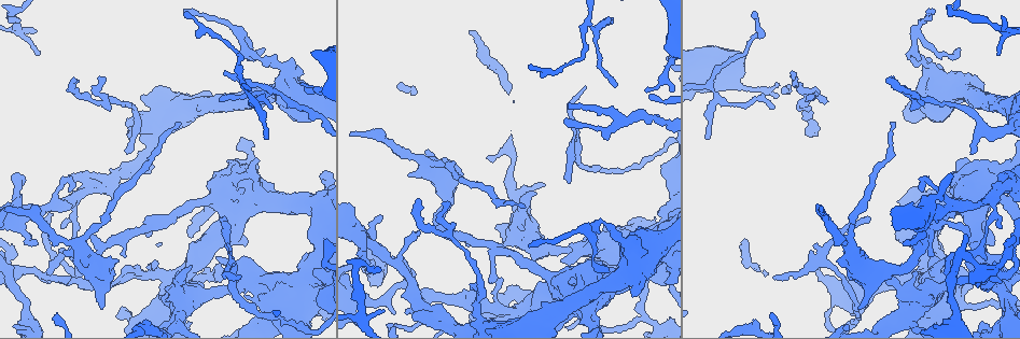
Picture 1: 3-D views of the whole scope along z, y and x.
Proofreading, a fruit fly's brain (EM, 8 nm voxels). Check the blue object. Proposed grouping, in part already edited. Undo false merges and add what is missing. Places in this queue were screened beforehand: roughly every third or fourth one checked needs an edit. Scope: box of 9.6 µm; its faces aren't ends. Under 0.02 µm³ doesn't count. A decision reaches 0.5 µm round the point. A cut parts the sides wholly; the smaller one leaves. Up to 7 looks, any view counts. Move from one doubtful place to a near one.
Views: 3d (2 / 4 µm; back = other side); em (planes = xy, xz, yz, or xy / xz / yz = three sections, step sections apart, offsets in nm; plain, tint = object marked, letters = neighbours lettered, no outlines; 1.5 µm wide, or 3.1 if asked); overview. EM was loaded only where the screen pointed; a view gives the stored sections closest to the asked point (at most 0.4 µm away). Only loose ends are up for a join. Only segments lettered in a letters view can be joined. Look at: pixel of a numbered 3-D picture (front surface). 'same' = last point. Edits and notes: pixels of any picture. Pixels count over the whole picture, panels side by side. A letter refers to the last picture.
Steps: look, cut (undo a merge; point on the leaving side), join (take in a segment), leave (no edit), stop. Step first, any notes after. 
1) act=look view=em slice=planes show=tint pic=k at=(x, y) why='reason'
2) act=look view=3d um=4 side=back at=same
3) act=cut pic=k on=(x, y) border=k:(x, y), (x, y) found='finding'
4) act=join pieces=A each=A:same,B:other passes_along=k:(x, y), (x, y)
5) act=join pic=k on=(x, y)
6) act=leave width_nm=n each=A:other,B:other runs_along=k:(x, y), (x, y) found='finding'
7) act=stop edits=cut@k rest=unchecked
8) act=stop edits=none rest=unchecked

act=look view=em slice=planes show=letters pic=1 at=(253, 180) why='thick end'

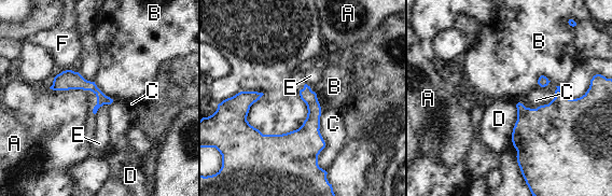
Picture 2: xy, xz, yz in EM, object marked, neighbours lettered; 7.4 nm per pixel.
act=leave each=A:other,B:other,C:other,D:other,E:other,F:other border=2:(551, 81), (541, 75), (537, 83) found='none of them fits'

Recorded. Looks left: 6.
act=look view=em slice=yz step=8 show=letters pic=1 at=(795, 74)

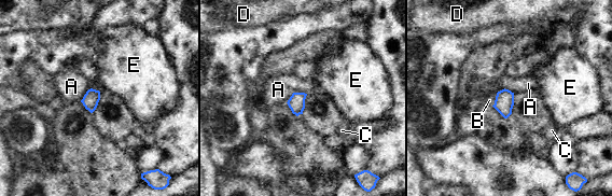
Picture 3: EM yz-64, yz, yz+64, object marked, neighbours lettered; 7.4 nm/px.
act=look view=em slice=planes show=letters at=same

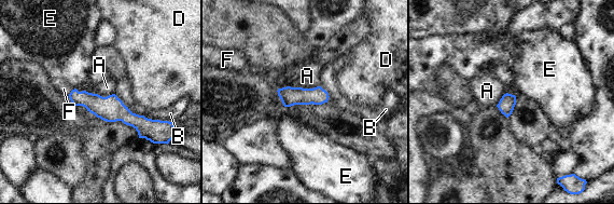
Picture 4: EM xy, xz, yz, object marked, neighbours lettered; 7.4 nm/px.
act=join pieces=F width_nm=120 each=A:other,B:other,D:other,E:other,F:same found='it goes on there'

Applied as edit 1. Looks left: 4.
act=look view=em slice=planes show=letters pic=1 at=(753, 13)

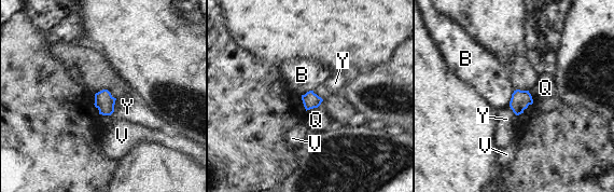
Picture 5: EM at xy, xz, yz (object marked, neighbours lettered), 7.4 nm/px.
act=leave each=B:other,Q:other,V:other,Y:other border=5:(514, 91), (508, 106) found='none of them fits'

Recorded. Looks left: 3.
act=stop edits=join@4 rest=unchecked

